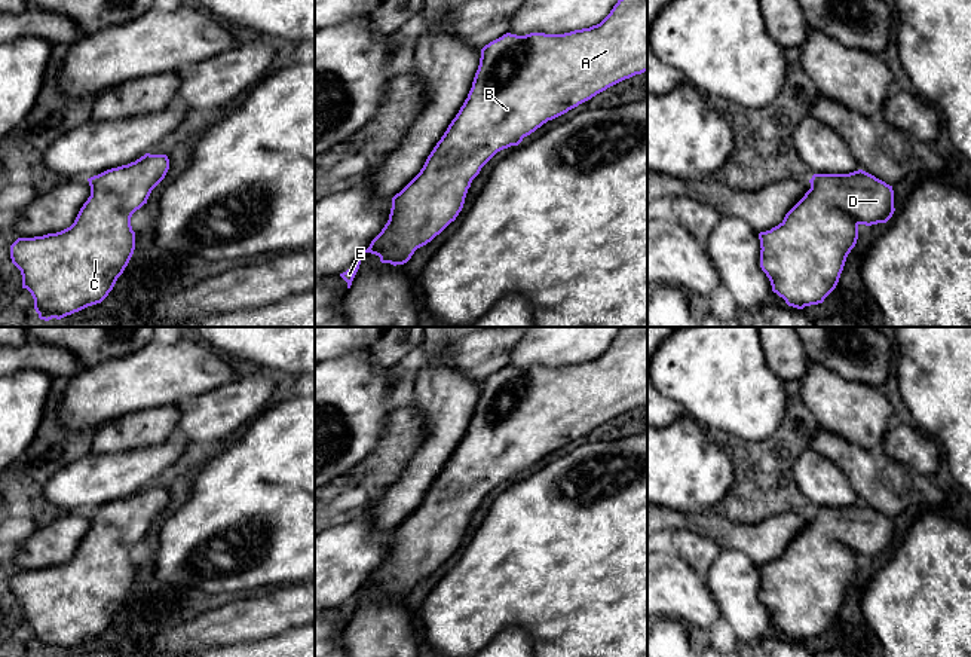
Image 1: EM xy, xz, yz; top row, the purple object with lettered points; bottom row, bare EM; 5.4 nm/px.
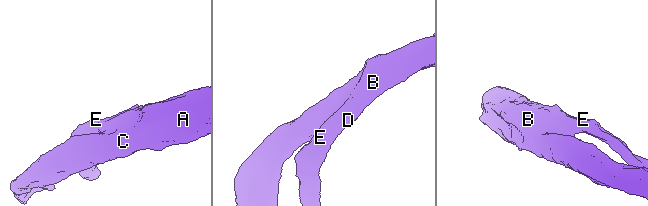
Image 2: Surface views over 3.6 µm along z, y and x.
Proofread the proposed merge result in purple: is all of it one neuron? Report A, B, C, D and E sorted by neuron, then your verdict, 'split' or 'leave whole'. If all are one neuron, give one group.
A B C D E | leave whole

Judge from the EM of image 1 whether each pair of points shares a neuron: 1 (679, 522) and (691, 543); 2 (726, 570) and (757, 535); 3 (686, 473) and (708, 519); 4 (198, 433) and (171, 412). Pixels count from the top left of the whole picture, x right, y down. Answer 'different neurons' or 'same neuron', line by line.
1: different neurons
2: different neurons
3: different neurons
4: different neurons

